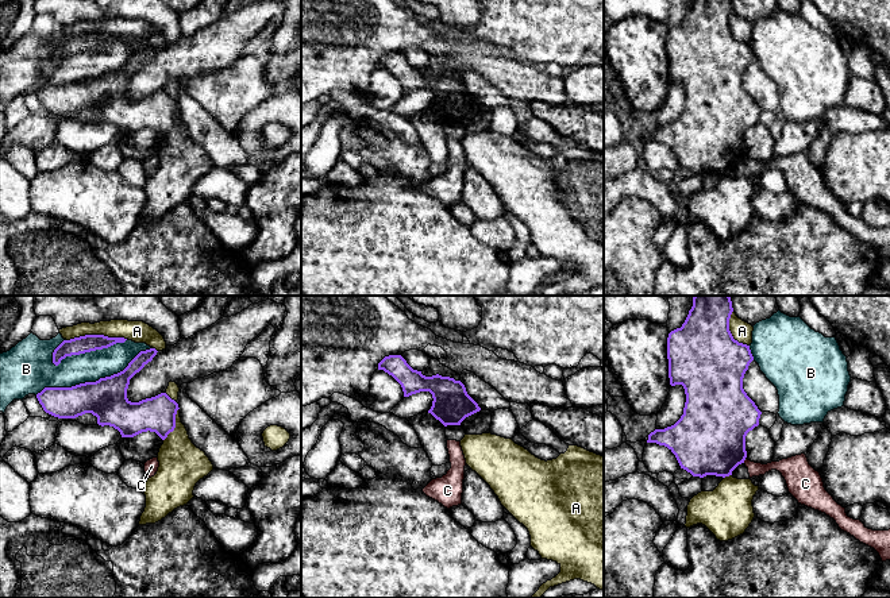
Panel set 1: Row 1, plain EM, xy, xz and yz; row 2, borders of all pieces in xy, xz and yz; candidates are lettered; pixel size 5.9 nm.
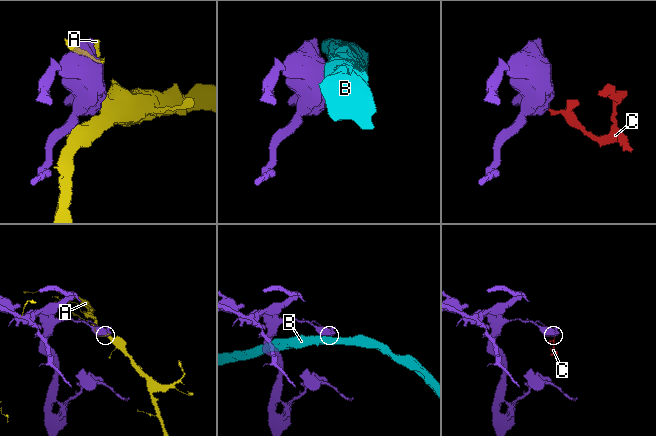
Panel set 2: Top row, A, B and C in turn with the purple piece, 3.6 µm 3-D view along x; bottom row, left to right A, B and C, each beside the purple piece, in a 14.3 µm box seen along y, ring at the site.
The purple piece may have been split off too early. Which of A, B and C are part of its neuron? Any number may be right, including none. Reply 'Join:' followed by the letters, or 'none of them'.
Join: none of them

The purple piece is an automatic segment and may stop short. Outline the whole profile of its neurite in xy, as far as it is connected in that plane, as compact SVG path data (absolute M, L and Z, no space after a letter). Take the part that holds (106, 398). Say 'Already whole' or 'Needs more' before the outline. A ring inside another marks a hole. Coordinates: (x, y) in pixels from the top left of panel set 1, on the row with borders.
Already whole. M155 348L140 351L123 371L100 378L96 382L85 382L72 387L45 387L36 394L36 398L46 413L58 418L76 418L85 413L92 413L97 417L99 425L113 427L120 432L122 437L134 437L142 432L150 431L165 440L176 428L176 414L180 409L178 404L166 393L139 402L131 402L127 398L130 379L151 362L157 352Z

